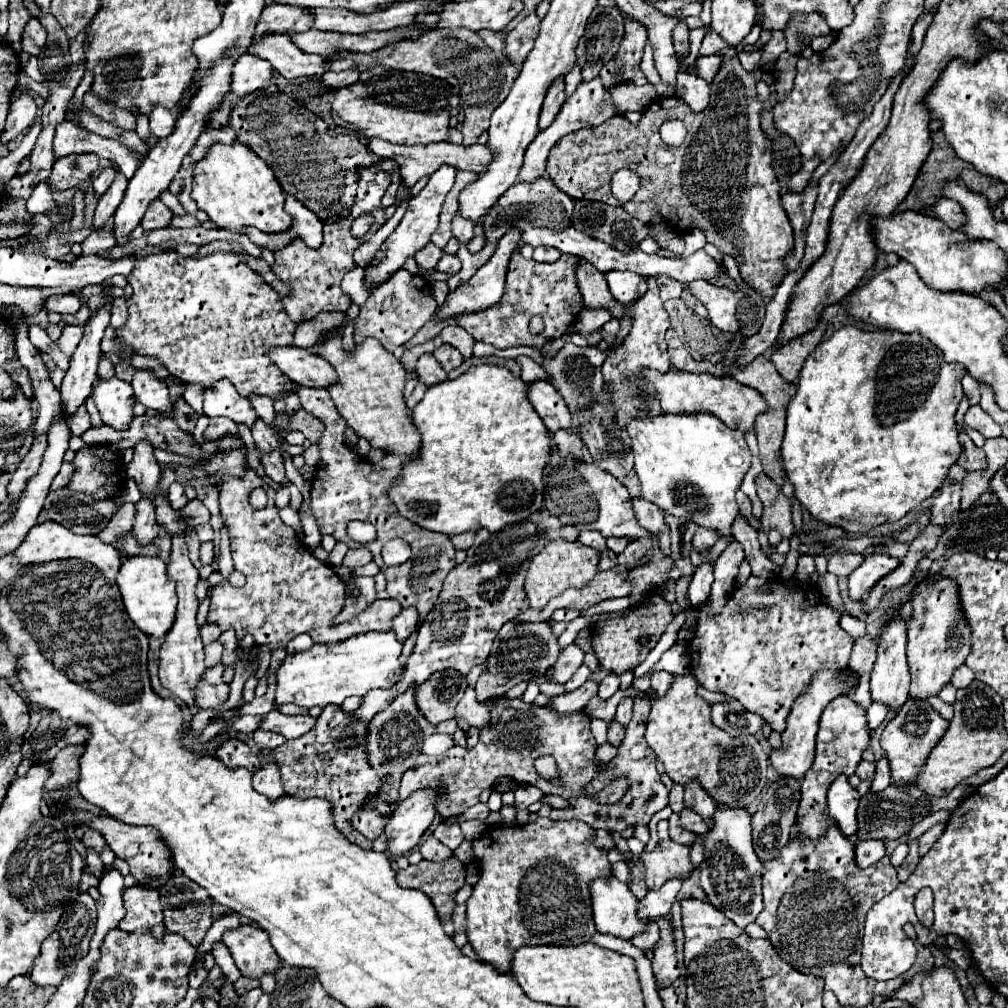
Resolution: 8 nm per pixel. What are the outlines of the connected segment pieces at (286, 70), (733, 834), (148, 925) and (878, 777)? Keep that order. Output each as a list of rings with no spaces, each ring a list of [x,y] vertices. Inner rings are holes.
[[[271,35],[271,39],[263,39],[263,43],[249,47],[249,53],[269,61],[285,79],[323,75],[329,69],[327,57],[303,53],[287,35]]]
[[[719,807],[715,827],[705,837],[705,861],[701,863],[701,887],[707,899],[737,927],[745,929],[763,911],[761,901],[761,863],[751,843],[751,815]]]
[[[139,885],[131,887],[125,891],[123,903],[127,909],[127,915],[119,925],[123,931],[137,935],[151,931],[155,939],[163,939],[163,909],[159,903],[159,893],[155,889],[145,889]]]
[[[883,757],[883,759],[879,759],[877,761],[877,771],[875,771],[875,777],[873,777],[873,781],[871,781],[871,791],[875,793],[875,791],[883,791],[883,789],[887,789],[891,785],[891,771],[889,771],[889,767],[887,767],[887,759]]]

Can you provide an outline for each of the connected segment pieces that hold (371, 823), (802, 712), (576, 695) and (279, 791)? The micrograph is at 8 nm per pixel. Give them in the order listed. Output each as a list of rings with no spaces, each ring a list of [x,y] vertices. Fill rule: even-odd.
[[[359,809],[353,819],[351,819],[351,825],[361,833],[365,835],[369,841],[377,839],[381,833],[383,833],[383,827],[385,827],[385,819],[381,817],[381,813],[377,809]]]
[[[841,667],[841,669],[825,669],[819,671],[809,687],[799,695],[799,699],[793,703],[793,709],[787,717],[787,729],[783,731],[781,739],[783,739],[783,747],[781,749],[773,749],[771,753],[771,763],[775,767],[775,771],[779,775],[787,775],[787,777],[795,777],[795,779],[803,779],[803,775],[811,769],[813,759],[815,759],[815,737],[817,737],[817,729],[819,729],[819,719],[823,709],[839,695],[849,695],[853,691],[853,687],[859,685],[859,675],[855,671],[851,671],[851,667]]]
[[[585,681],[579,689],[567,693],[567,695],[559,695],[551,701],[551,707],[555,709],[555,713],[559,715],[569,715],[569,713],[579,713],[583,711],[583,707],[587,705],[587,701],[591,697],[595,697],[597,685],[593,681]]]
[[[277,763],[265,765],[261,767],[255,775],[253,775],[253,789],[261,795],[265,795],[269,801],[277,801],[285,795],[281,779],[279,779],[279,767]]]

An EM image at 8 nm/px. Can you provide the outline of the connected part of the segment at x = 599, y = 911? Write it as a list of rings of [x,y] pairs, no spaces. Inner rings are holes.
[[[593,879],[591,881],[593,919],[599,933],[631,939],[631,935],[643,931],[649,921],[637,917],[637,899],[627,891],[627,883],[619,879]]]

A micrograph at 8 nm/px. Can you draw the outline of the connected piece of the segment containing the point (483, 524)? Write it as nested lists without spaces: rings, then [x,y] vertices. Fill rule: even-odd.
[[[477,365],[477,367],[471,367],[469,371],[465,371],[461,377],[453,379],[453,381],[445,381],[445,383],[439,383],[435,387],[429,387],[425,397],[423,397],[423,401],[413,409],[413,421],[415,421],[417,429],[421,431],[421,435],[423,435],[419,457],[409,459],[405,463],[401,479],[389,491],[391,501],[395,503],[395,507],[409,521],[417,523],[419,527],[423,527],[427,531],[437,531],[437,533],[445,533],[445,535],[465,533],[465,531],[479,531],[479,529],[487,529],[491,533],[497,533],[509,523],[525,521],[531,513],[535,513],[535,511],[539,511],[543,507],[543,493],[545,493],[543,469],[545,469],[545,465],[549,463],[549,457],[551,457],[551,435],[549,435],[545,423],[541,421],[541,417],[537,415],[535,407],[531,405],[531,401],[527,399],[527,383],[521,377],[513,375],[507,367]]]

